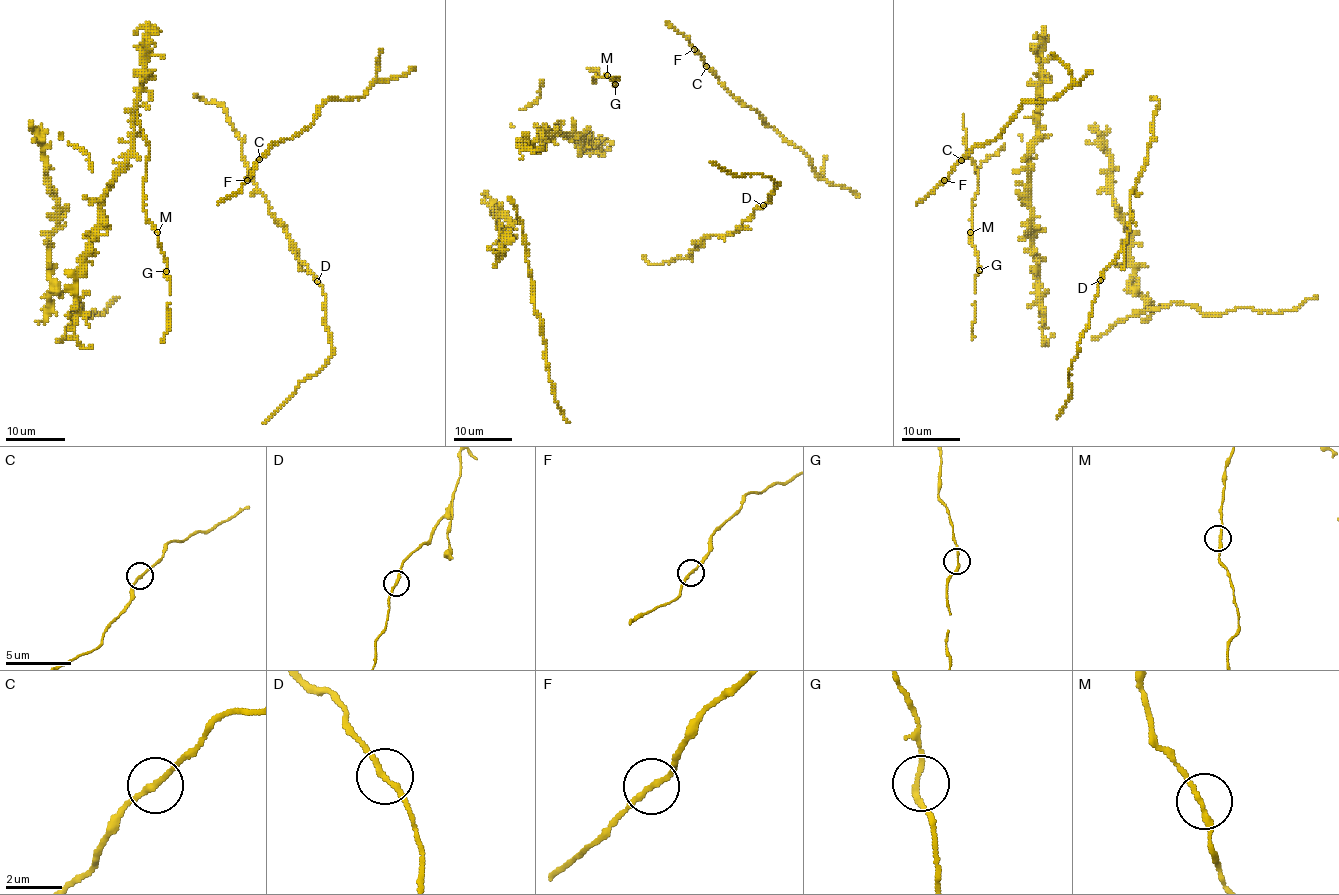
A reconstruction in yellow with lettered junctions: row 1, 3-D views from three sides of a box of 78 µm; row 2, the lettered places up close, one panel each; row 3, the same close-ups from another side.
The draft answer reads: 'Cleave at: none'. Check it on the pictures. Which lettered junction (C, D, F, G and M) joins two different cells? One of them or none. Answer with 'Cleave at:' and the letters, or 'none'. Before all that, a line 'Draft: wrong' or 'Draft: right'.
Draft: right
Cleave at: none

